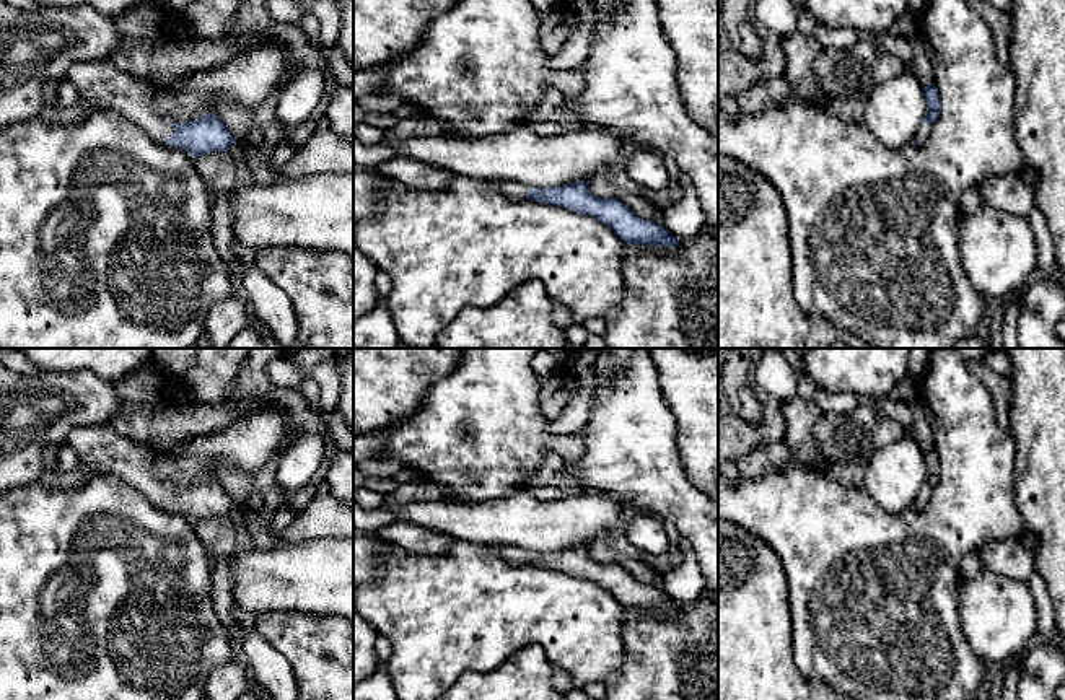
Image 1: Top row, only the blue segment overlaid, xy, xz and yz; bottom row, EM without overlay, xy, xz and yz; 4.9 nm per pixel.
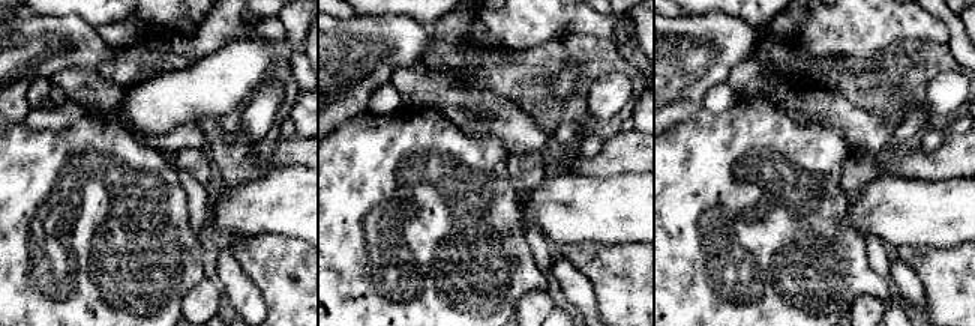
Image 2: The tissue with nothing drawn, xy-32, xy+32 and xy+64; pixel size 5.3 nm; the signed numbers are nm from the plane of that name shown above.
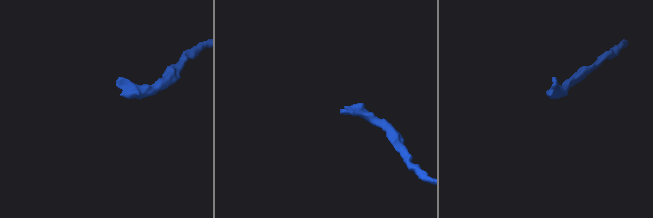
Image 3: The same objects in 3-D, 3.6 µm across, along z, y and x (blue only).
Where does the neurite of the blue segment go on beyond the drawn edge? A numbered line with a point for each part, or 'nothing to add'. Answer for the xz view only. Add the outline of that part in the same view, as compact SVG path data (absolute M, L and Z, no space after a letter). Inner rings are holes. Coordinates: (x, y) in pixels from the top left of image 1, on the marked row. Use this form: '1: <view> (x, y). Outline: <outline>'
1: xz (512, 191). Outline: M502 182L500 186L502 195L513 202L524 200L531 192L531 189L532 187L529 186L515 184L515 182Z

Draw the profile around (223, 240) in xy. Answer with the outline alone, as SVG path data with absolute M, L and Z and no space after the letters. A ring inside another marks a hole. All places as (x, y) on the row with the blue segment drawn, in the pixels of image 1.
M213 190L212 197L212 234L213 244L225 260L230 273L230 267L238 257L234 249L234 236L231 230L231 213L230 213L230 192Z

